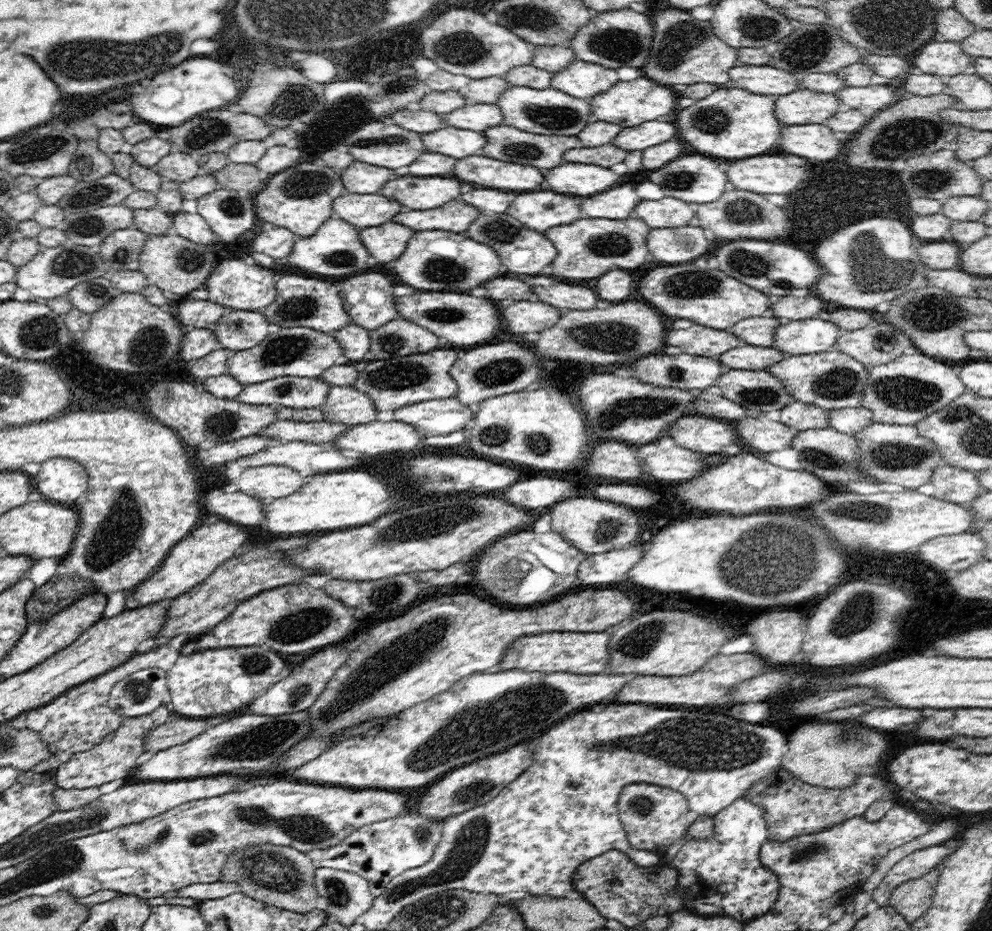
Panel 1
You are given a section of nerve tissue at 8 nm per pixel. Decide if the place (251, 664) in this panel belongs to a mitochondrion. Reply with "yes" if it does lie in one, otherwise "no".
yes

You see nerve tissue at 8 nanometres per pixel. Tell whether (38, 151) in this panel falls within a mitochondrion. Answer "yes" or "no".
yes

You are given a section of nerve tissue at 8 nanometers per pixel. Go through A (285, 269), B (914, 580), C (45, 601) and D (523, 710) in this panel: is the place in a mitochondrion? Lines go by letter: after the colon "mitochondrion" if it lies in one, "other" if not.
A: other
B: other
C: mitochondrion
D: mitochondrion

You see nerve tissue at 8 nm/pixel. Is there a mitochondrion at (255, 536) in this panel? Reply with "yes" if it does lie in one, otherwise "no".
no

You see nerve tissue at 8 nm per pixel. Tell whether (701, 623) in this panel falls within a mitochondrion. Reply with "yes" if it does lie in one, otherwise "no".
no

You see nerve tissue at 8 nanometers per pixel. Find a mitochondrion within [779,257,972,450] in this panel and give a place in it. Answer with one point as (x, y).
(905, 392)

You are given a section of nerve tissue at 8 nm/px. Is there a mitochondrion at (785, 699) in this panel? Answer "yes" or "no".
no

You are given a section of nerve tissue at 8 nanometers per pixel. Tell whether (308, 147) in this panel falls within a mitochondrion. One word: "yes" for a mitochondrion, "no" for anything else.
yes

